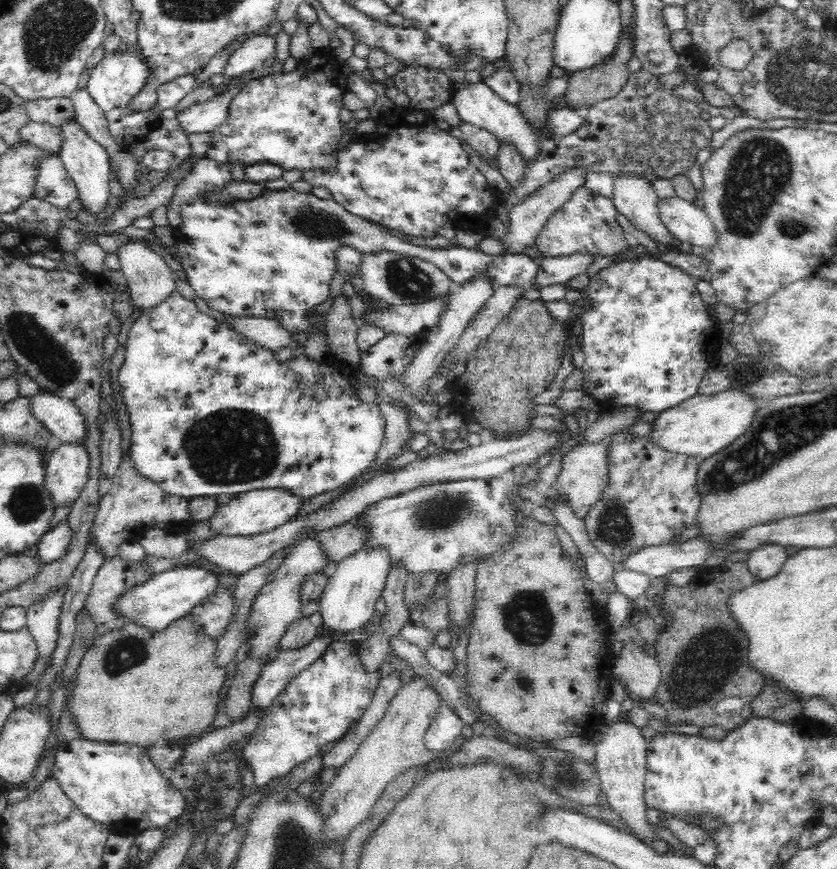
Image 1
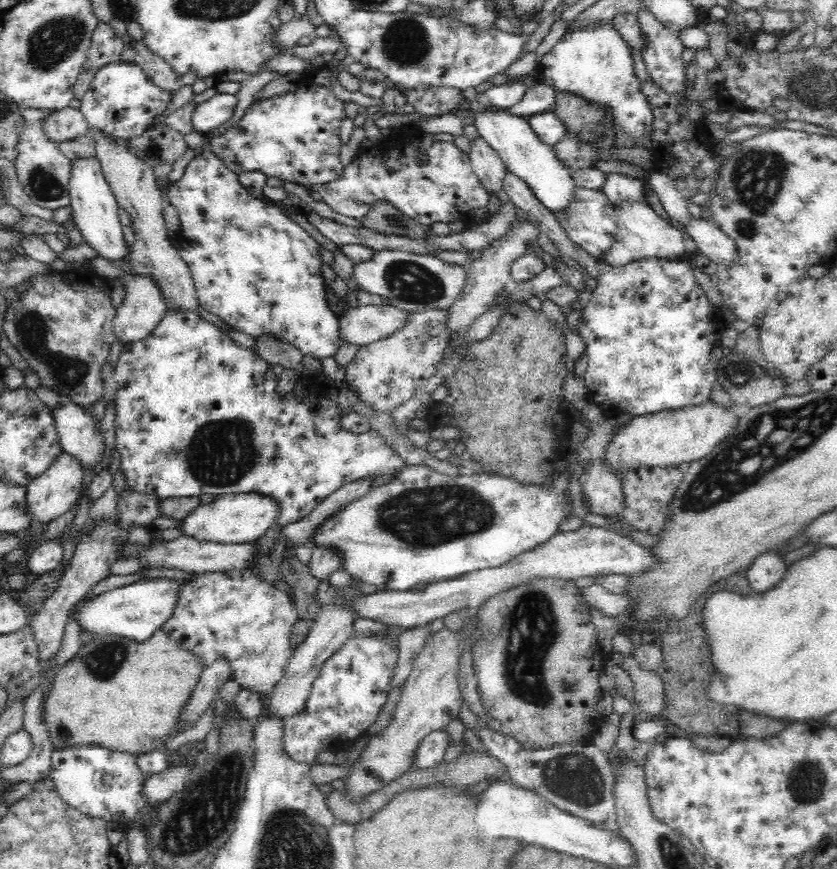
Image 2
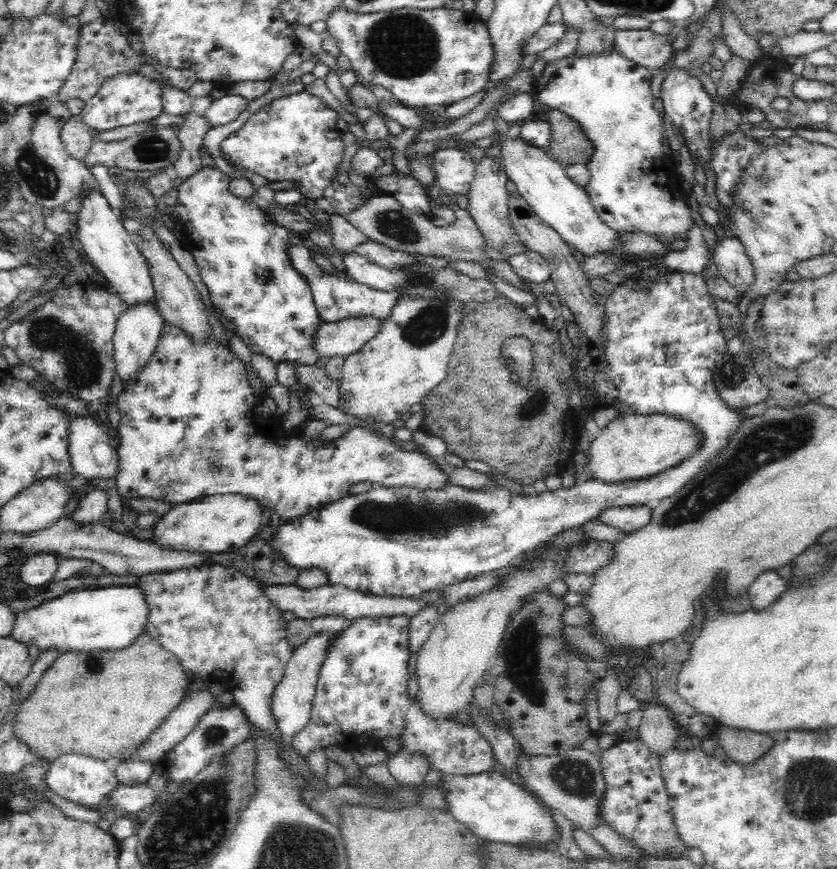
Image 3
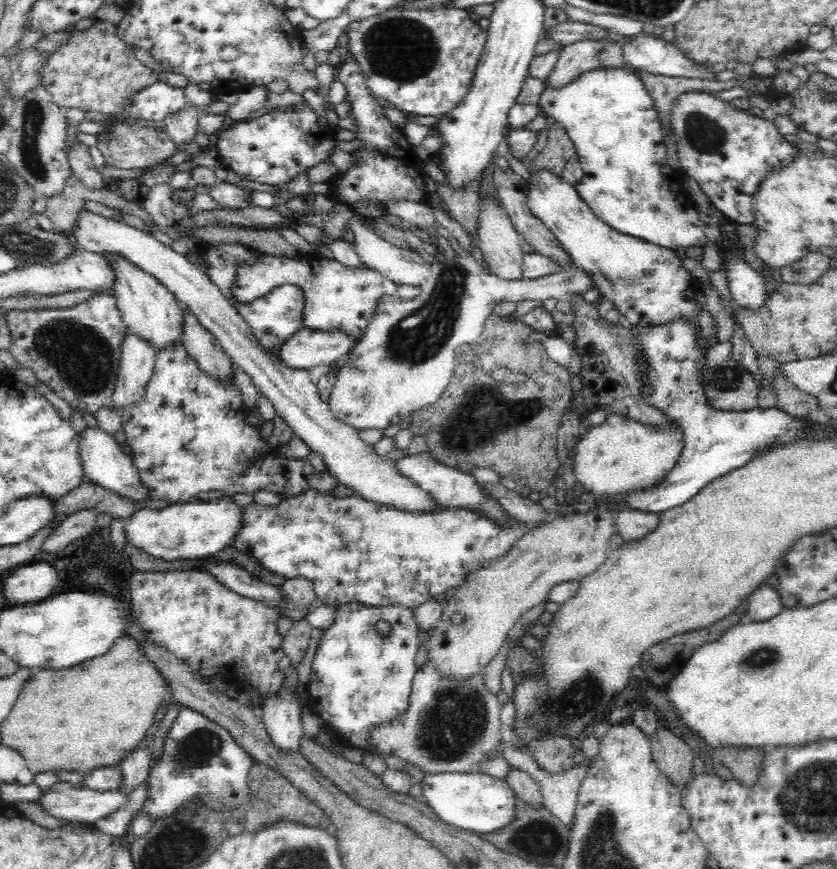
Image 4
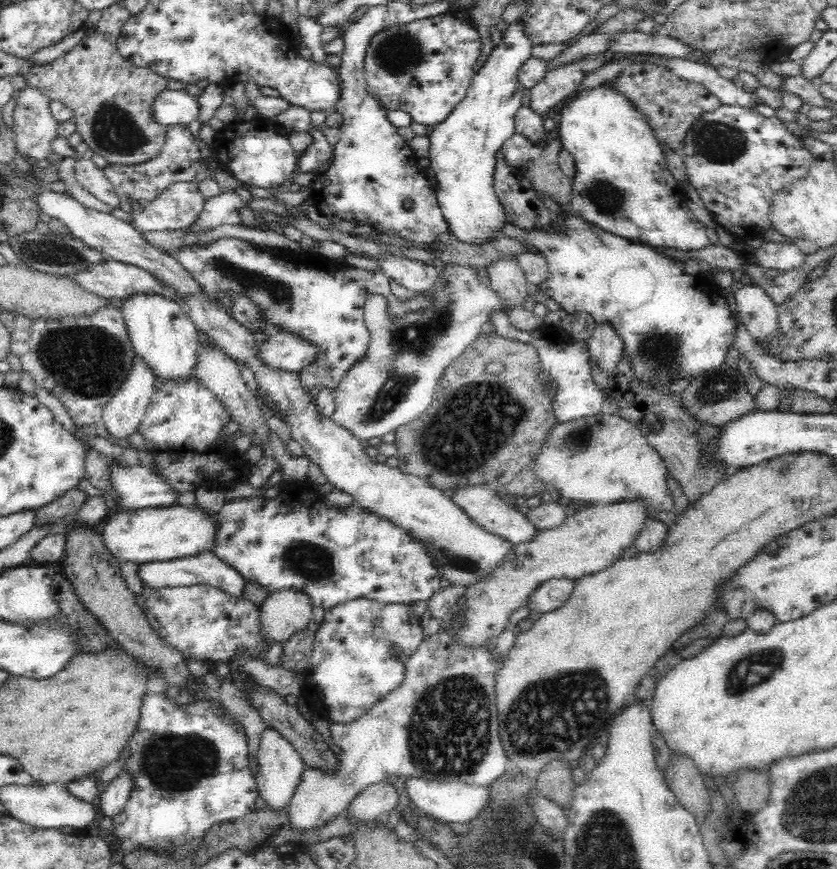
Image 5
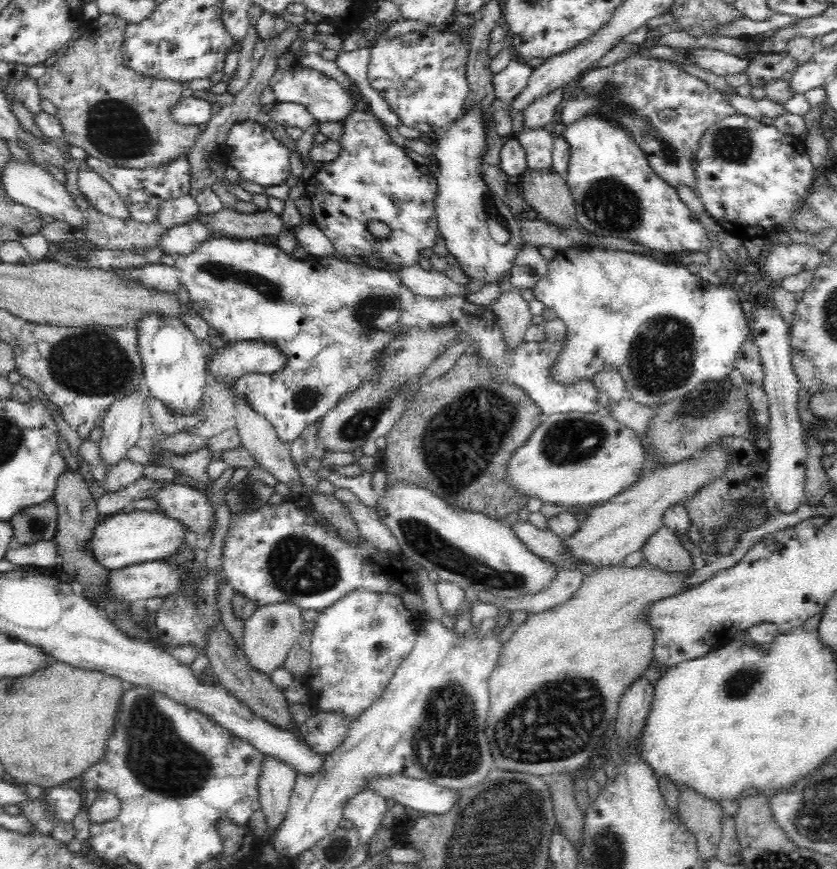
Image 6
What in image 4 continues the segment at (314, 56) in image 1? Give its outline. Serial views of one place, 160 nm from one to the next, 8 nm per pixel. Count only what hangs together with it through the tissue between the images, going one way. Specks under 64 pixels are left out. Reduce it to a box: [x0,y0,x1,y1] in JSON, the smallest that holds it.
[216,102,338,186]

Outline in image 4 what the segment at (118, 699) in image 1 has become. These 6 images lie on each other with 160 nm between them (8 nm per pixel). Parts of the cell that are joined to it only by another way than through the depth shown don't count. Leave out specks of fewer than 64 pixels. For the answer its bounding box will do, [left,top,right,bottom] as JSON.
[1,636,170,775]

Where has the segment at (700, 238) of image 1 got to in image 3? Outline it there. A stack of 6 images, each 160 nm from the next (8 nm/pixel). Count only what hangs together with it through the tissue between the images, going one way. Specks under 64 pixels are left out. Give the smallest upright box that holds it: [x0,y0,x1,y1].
[711,233,754,295]

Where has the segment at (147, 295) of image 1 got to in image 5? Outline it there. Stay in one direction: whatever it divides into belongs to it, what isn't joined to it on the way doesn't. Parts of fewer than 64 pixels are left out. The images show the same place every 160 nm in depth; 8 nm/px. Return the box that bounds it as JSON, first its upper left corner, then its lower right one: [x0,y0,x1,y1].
[101,356,155,440]

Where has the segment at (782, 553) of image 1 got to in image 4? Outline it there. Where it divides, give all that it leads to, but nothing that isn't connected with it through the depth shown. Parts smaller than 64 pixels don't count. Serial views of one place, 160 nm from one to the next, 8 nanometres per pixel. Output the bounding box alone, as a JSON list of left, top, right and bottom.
[747,584,782,621]

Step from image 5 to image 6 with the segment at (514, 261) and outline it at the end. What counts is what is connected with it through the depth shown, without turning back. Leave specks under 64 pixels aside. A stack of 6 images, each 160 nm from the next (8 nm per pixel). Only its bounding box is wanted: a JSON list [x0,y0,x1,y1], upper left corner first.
[489,287,533,347]

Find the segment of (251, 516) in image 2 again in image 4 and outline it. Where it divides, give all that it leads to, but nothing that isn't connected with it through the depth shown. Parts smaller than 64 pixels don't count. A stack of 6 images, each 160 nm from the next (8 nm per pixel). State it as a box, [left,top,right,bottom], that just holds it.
[124,495,245,561]

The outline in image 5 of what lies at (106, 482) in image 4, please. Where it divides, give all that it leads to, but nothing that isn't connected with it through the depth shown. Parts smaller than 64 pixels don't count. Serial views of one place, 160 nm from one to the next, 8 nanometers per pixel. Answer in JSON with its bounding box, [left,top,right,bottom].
[108,459,178,508]

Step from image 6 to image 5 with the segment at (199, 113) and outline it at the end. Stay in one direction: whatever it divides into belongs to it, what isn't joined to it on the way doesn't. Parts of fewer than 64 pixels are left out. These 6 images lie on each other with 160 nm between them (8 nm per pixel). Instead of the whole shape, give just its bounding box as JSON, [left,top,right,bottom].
[151,89,198,126]

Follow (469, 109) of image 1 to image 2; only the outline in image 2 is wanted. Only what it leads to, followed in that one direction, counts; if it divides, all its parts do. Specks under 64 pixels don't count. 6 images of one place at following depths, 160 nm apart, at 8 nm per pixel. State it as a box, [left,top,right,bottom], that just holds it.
[468,103,575,211]

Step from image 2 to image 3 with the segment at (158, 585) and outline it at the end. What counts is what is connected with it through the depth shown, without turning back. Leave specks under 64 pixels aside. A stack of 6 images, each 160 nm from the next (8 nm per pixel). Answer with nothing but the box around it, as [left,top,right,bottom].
[10,586,150,652]

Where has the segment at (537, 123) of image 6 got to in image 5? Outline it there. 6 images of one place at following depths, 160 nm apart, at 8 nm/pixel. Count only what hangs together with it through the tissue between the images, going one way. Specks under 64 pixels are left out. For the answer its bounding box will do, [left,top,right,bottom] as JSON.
[529,53,610,116]

